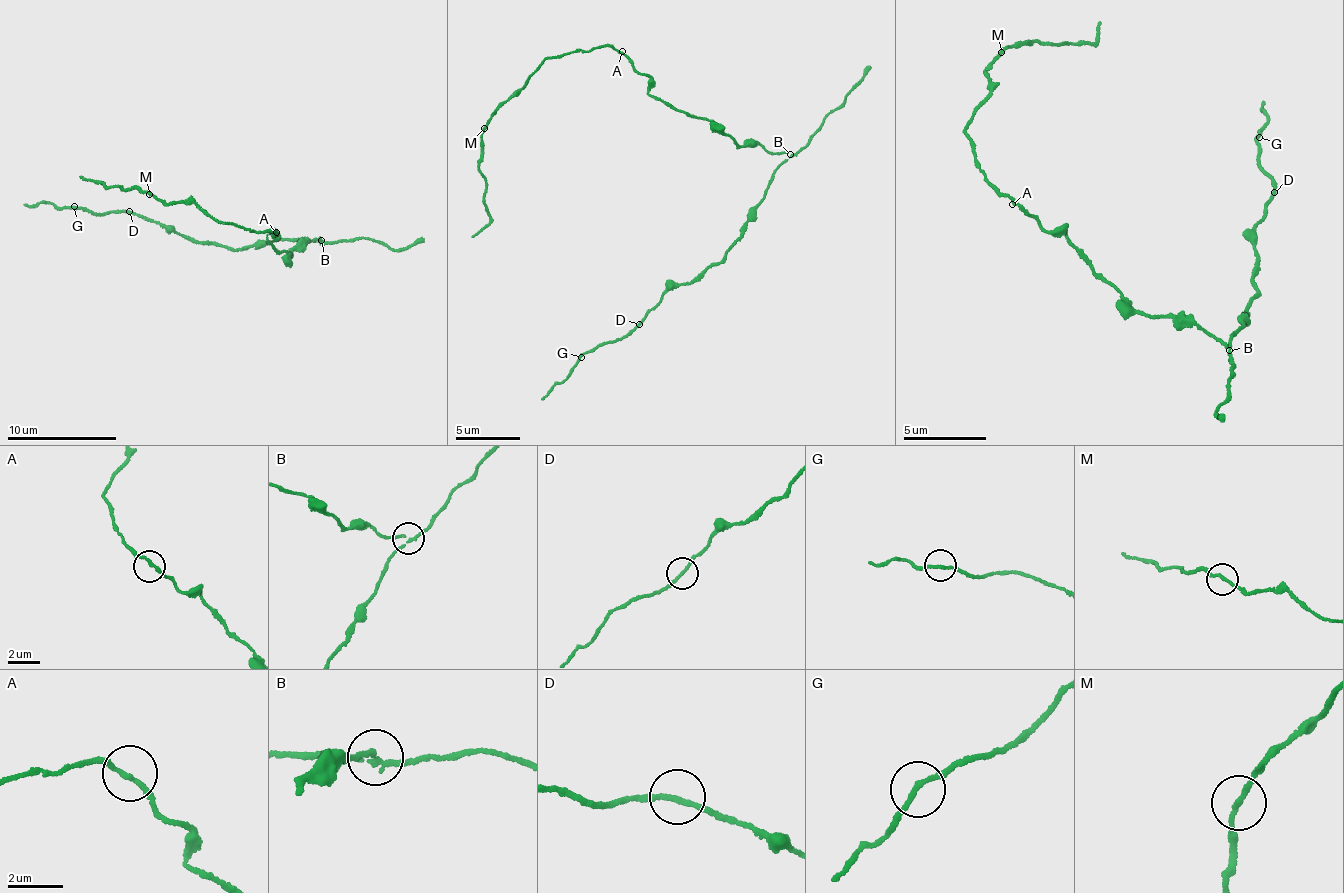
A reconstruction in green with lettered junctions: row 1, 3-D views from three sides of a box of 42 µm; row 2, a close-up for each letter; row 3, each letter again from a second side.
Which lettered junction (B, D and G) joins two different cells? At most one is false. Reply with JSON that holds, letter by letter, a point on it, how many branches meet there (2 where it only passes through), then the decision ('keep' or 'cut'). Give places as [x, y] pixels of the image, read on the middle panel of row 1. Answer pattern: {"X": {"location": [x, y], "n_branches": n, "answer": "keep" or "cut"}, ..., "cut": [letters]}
{"B": {"location": [790, 154], "n_branches": 3, "answer": "cut"}, "D": {"location": [639, 324], "n_branches": 2, "answer": "keep"}, "G": {"location": [581, 357], "n_branches": 2, "answer": "keep"}, "cut": ["B"]}

